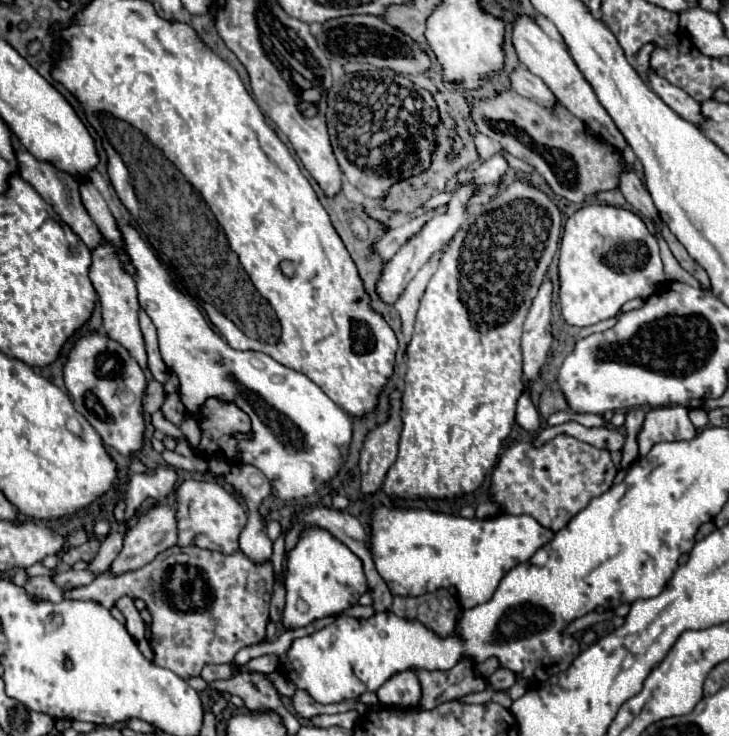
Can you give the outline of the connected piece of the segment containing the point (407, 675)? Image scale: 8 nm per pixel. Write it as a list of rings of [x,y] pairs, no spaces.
[[[399,672],[393,680],[387,680],[379,690],[377,698],[383,706],[395,706],[401,710],[417,708],[421,700],[421,686],[415,672]]]

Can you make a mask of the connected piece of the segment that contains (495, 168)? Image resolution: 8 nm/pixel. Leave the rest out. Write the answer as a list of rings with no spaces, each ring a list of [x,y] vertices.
[[[493,156],[491,160],[487,160],[487,162],[483,162],[477,170],[473,170],[473,172],[459,172],[459,180],[457,180],[457,184],[461,184],[461,182],[465,182],[465,180],[477,180],[477,182],[495,182],[495,180],[499,180],[503,174],[505,174],[505,170],[507,170],[507,162],[505,162],[505,158],[503,156]]]

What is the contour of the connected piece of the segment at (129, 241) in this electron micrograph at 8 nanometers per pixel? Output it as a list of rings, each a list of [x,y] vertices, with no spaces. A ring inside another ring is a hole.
[[[119,224],[119,232],[123,238],[123,248],[129,256],[129,262],[137,270],[135,282],[139,292],[139,306],[143,312],[153,320],[157,334],[159,334],[159,350],[165,366],[177,374],[179,378],[179,396],[185,406],[185,412],[191,414],[195,420],[201,420],[201,410],[209,398],[235,404],[251,418],[249,432],[233,432],[231,436],[237,440],[237,456],[235,460],[241,464],[251,464],[259,468],[271,482],[273,494],[283,500],[305,498],[311,496],[317,484],[331,480],[341,468],[341,456],[349,452],[351,444],[351,416],[337,406],[317,384],[313,384],[305,374],[295,372],[263,352],[239,352],[229,348],[219,334],[209,328],[207,320],[199,312],[199,308],[175,286],[169,278],[167,270],[155,258],[147,242],[139,236],[137,230],[129,224]]]

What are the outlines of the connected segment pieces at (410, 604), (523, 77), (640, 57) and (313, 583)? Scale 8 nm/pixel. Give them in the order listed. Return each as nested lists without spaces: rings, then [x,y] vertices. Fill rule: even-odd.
[[[437,590],[417,598],[395,596],[391,612],[405,618],[417,618],[439,636],[449,636],[455,632],[455,620],[461,614],[461,604],[447,590]]]
[[[519,64],[519,66],[509,74],[509,80],[511,80],[511,88],[513,88],[519,96],[529,98],[529,100],[535,100],[537,104],[541,104],[541,106],[545,106],[545,108],[551,108],[551,106],[553,106],[553,100],[555,100],[553,92],[547,88],[547,84],[545,84],[539,76],[531,74],[531,72],[525,68],[525,64]]]
[[[649,42],[649,44],[645,44],[639,52],[637,52],[637,56],[635,56],[635,68],[639,70],[639,74],[641,74],[641,78],[645,80],[645,68],[649,68],[649,58],[651,58],[651,52],[655,50],[655,44],[653,42]]]
[[[309,528],[301,534],[297,546],[289,552],[287,558],[287,570],[285,570],[285,588],[287,588],[287,600],[281,624],[285,630],[291,628],[303,628],[311,622],[335,614],[343,614],[351,606],[357,604],[355,594],[367,592],[367,580],[363,574],[363,564],[345,544],[341,544],[337,538],[329,536],[329,532],[319,528]],[[303,600],[307,604],[307,612],[297,610],[297,602]]]

